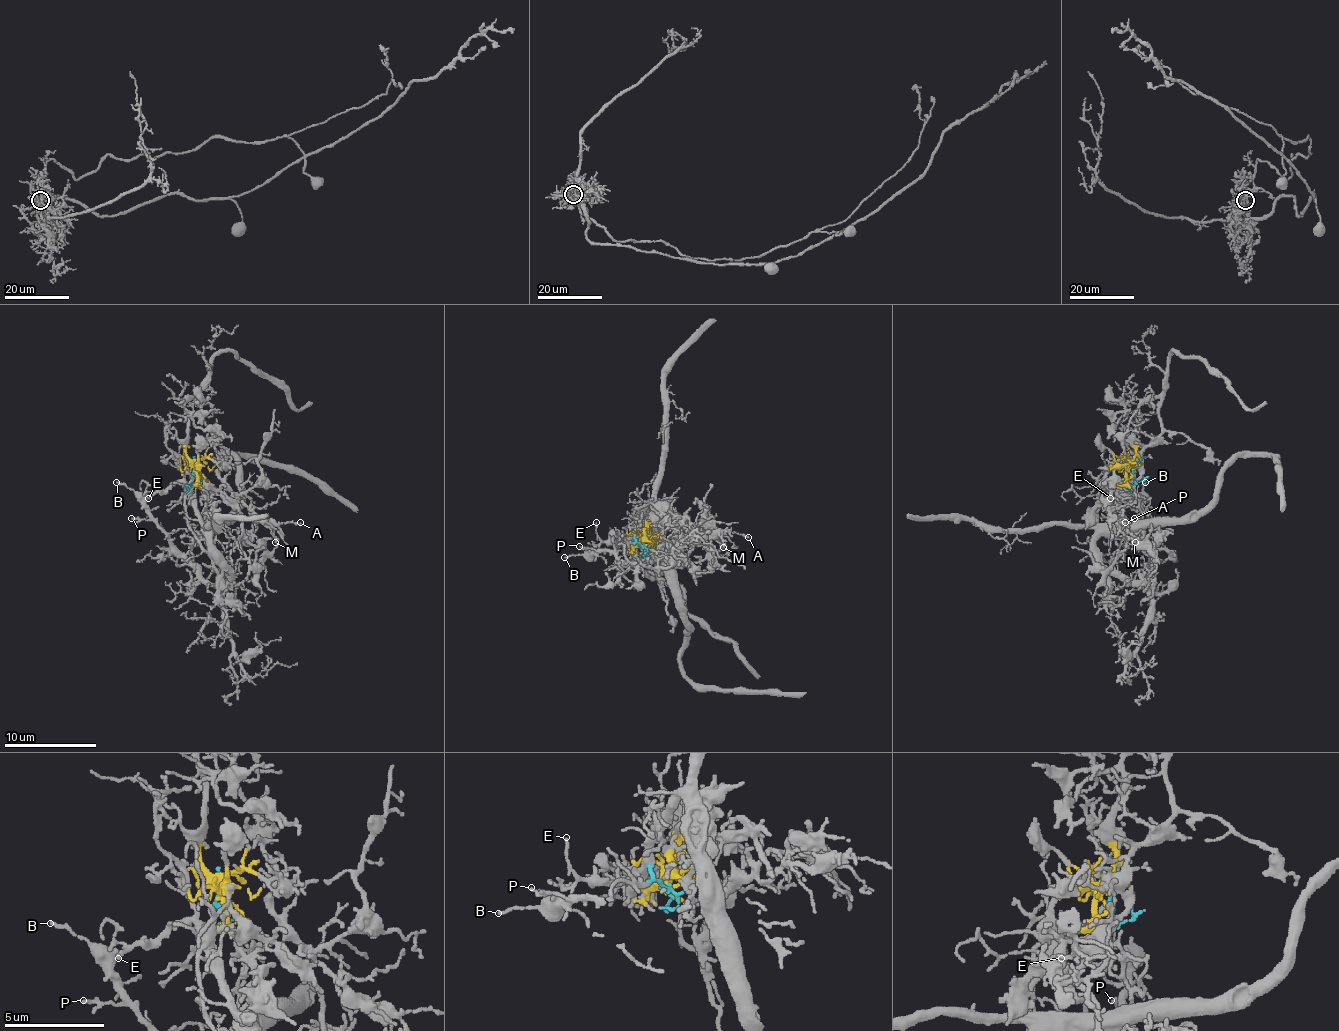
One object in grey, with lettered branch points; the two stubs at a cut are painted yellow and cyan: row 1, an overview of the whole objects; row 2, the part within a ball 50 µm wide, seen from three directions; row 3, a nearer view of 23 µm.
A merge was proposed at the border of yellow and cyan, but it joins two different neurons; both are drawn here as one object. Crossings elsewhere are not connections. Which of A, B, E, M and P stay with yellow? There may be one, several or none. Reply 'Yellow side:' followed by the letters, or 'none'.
Yellow side: A, M

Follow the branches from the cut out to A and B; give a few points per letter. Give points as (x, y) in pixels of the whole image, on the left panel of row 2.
A: (194, 469), (199, 473), (201, 489), (208, 496), (229, 489), (259, 520), (285, 524), (301, 522)
B: (194, 469), (194, 480), (188, 487), (178, 483), (137, 494), (116, 483)

